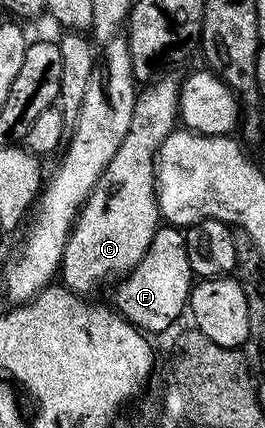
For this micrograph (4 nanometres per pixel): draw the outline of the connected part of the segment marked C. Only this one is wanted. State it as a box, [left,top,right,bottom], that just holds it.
[62,75,182,293]

